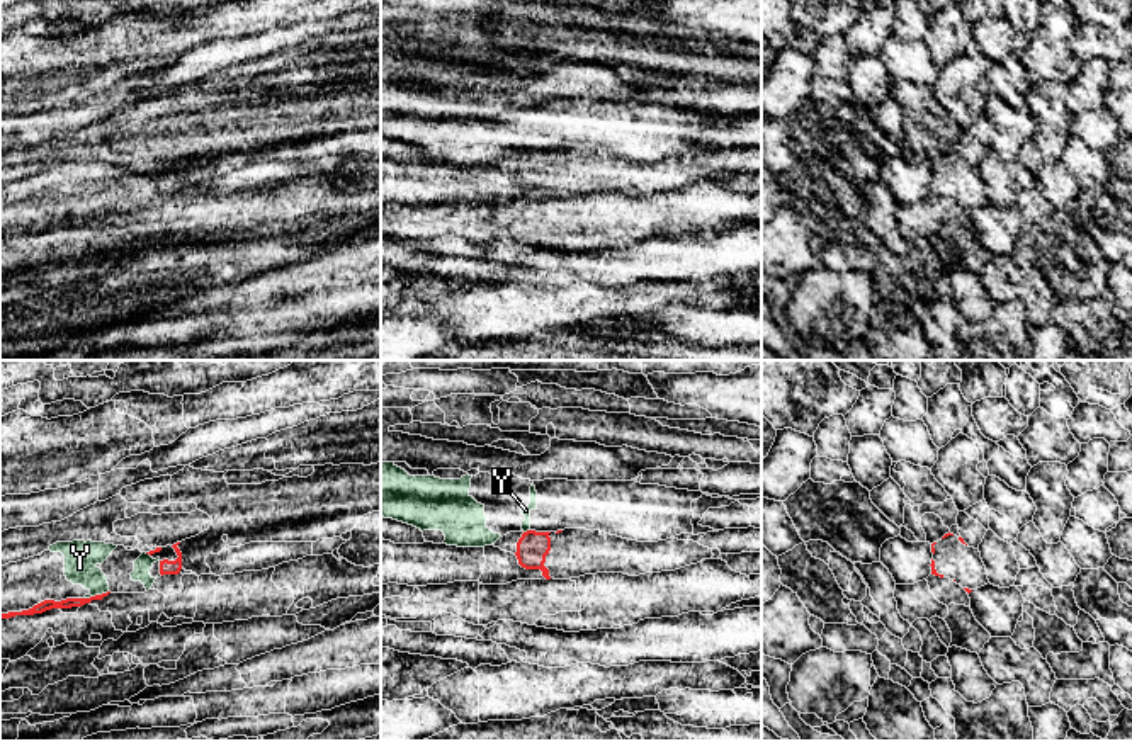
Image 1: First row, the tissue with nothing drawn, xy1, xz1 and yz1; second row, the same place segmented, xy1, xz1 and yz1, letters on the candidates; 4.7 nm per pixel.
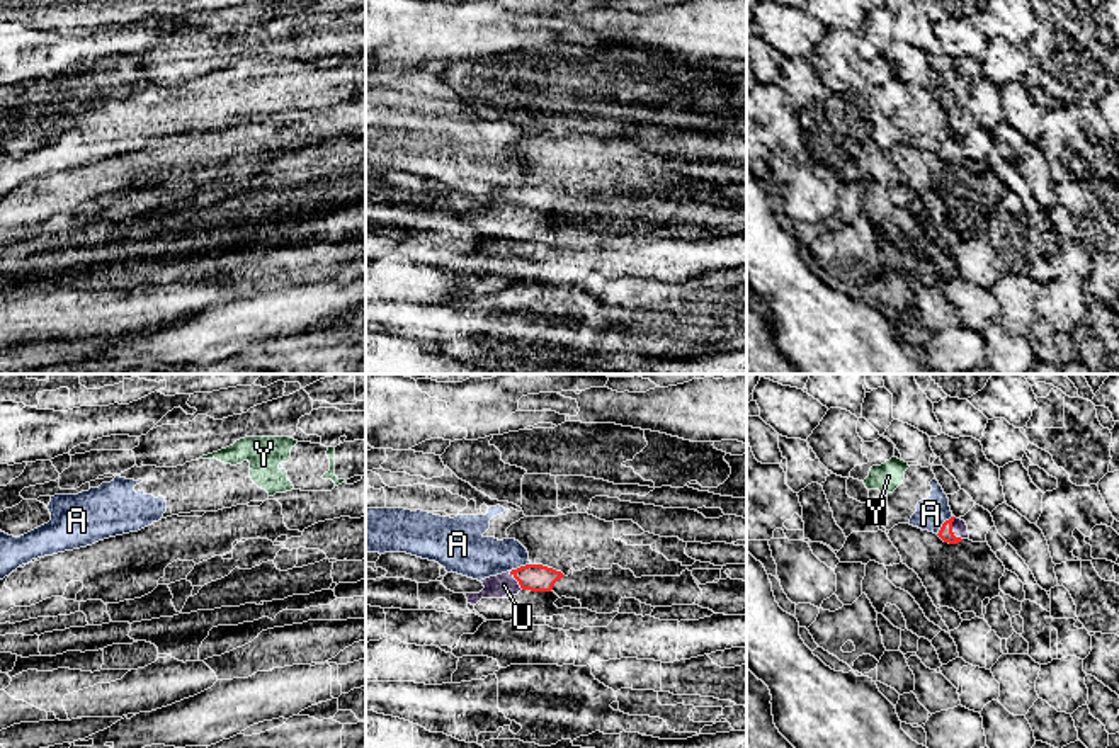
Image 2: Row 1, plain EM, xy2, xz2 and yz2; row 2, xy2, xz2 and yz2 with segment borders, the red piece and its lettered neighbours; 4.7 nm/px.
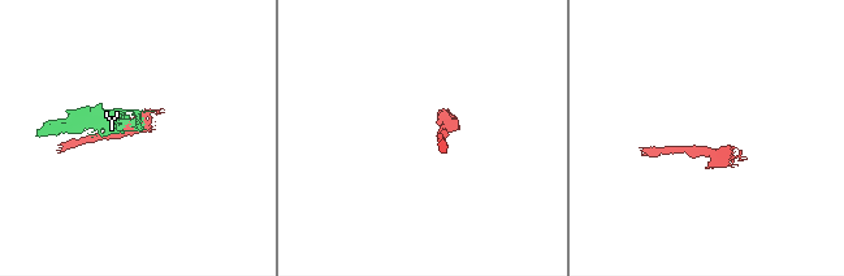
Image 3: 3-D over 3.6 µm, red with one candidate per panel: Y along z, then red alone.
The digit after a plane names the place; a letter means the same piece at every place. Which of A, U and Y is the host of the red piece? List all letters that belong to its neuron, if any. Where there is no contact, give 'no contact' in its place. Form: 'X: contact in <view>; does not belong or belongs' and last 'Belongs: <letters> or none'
A: contact in yz2; does not belong
U: contact in yz2; belongs
Y: contact in xy1; does not belong
Belongs: U

